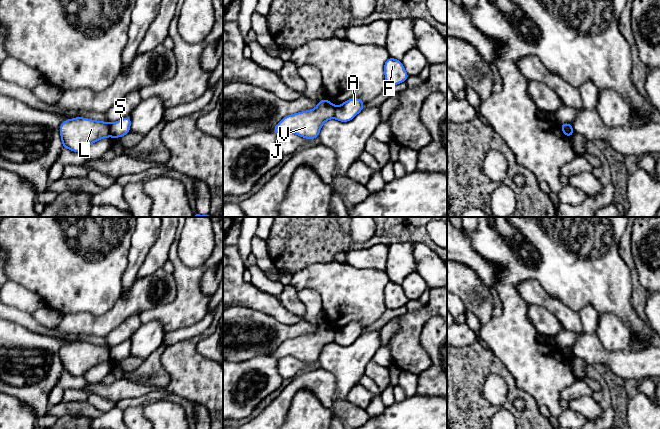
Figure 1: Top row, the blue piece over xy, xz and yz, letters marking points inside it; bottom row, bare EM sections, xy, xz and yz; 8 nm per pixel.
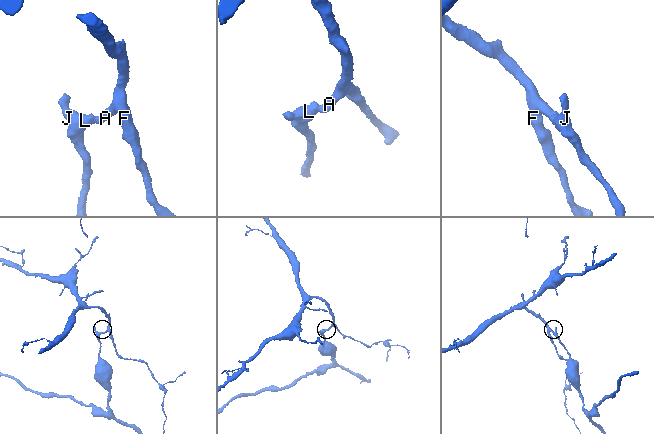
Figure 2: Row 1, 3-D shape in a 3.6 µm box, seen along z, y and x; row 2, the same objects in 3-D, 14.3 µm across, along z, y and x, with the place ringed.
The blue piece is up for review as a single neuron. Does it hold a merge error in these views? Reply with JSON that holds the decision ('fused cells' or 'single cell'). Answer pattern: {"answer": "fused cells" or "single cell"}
{"answer": "fused cells"}

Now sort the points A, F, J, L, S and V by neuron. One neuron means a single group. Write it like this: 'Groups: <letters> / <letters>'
Groups: A F S / J L V

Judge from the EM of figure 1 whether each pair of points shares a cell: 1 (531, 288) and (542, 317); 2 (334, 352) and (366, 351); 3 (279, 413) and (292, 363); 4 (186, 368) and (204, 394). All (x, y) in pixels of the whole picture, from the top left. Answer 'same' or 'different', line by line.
1: different
2: same
3: different
4: same

